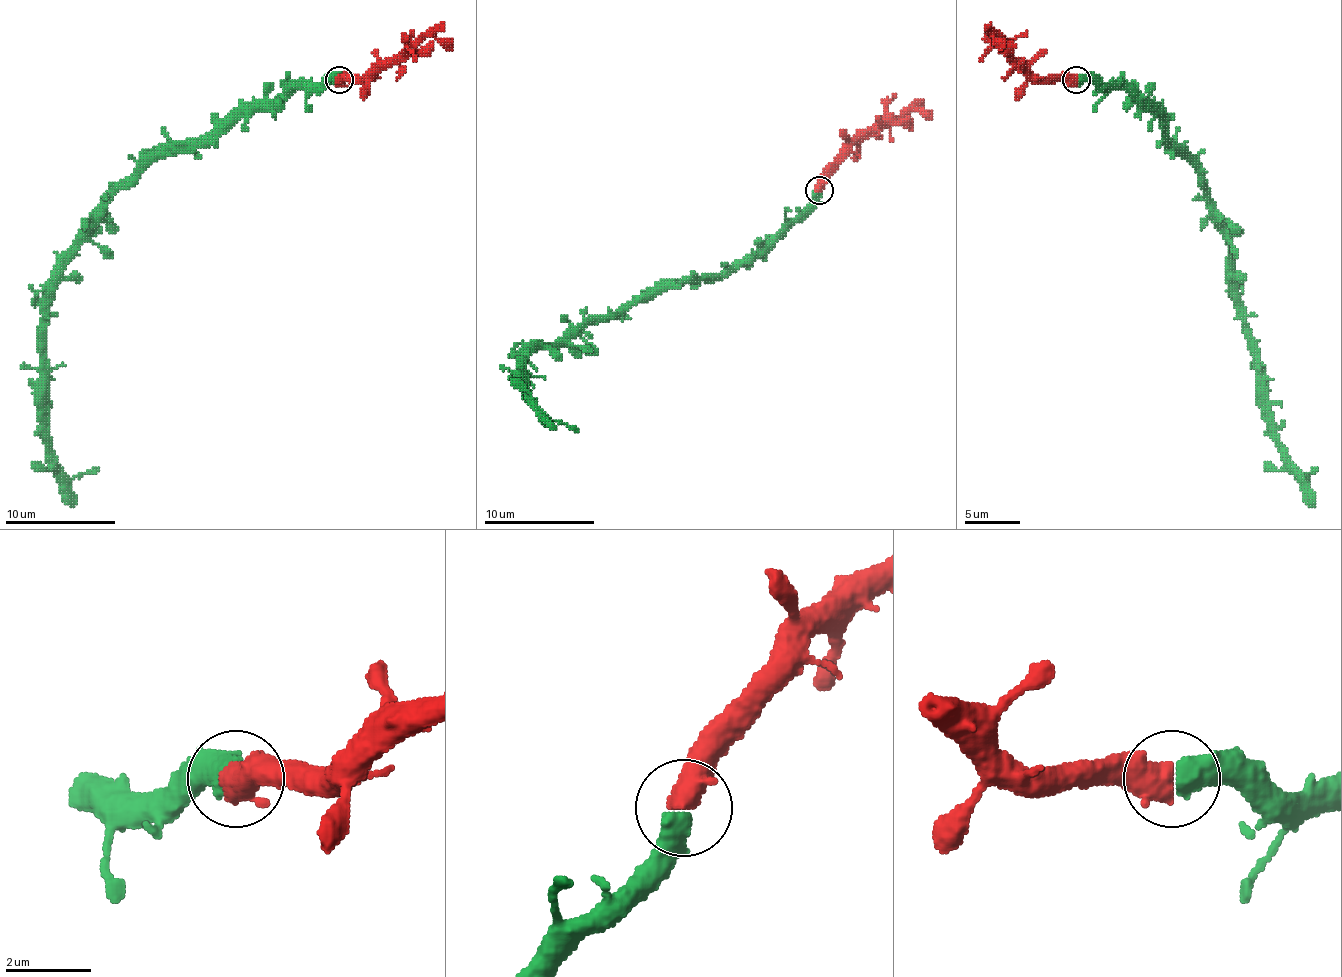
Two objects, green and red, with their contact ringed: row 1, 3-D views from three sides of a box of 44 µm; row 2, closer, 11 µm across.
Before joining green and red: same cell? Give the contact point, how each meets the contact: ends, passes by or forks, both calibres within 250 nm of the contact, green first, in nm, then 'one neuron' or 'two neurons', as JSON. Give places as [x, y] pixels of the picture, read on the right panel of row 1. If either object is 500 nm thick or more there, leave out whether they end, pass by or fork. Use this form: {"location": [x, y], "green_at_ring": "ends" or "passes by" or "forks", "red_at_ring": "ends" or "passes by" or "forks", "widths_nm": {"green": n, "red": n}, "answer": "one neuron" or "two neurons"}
{"location": [1076, 80], "widths_nm": {"green": 600, "red": 650}, "answer": "one neuron"}

